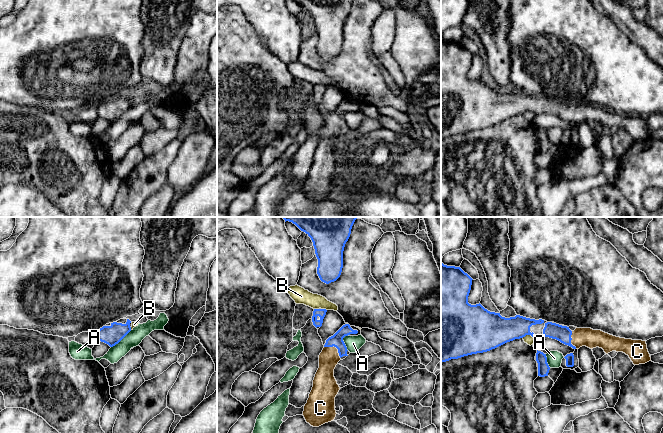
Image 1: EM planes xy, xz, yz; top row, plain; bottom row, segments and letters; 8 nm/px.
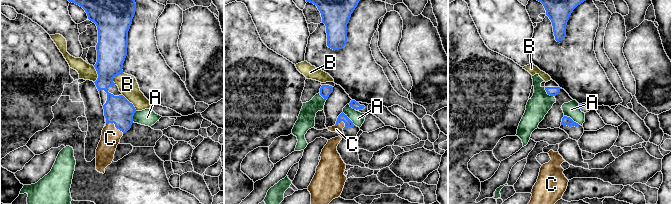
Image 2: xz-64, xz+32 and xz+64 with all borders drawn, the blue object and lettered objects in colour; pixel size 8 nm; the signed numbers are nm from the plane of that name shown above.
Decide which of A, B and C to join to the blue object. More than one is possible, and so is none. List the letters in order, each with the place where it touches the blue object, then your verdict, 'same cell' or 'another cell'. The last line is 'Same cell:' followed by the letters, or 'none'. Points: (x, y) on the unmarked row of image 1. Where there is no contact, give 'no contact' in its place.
A: xy (121, 115) | another cell
B: yz (528, 110) | another cell
C: xz (335, 122) | same cell
Same cell: C

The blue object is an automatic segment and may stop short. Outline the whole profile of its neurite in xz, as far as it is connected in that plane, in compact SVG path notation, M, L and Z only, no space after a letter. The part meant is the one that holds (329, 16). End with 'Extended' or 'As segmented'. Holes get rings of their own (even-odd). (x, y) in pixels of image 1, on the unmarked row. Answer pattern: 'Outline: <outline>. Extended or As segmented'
Outline: M295 0L312 16L318 35L317 50L326 60L336 57L343 44L343 27L353 0Z. As segmented

